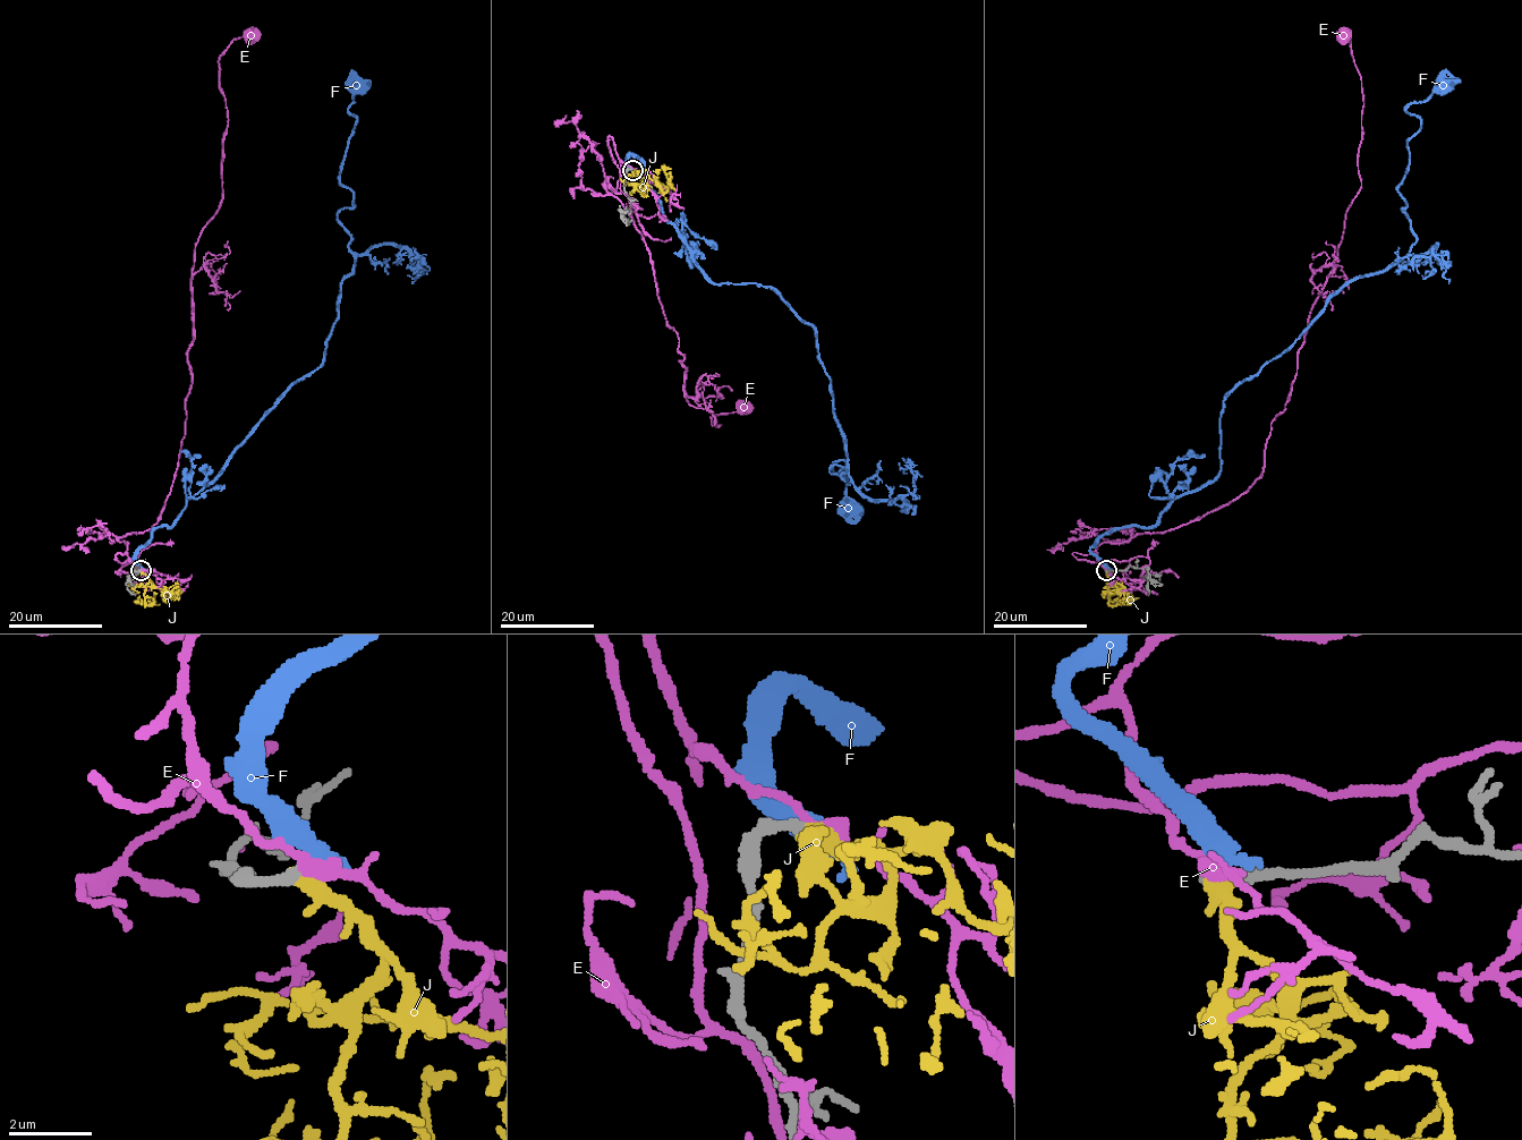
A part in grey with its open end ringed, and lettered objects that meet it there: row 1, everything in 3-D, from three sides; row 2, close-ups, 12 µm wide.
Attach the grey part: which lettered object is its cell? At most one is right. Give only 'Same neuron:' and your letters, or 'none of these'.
Same neuron: F

